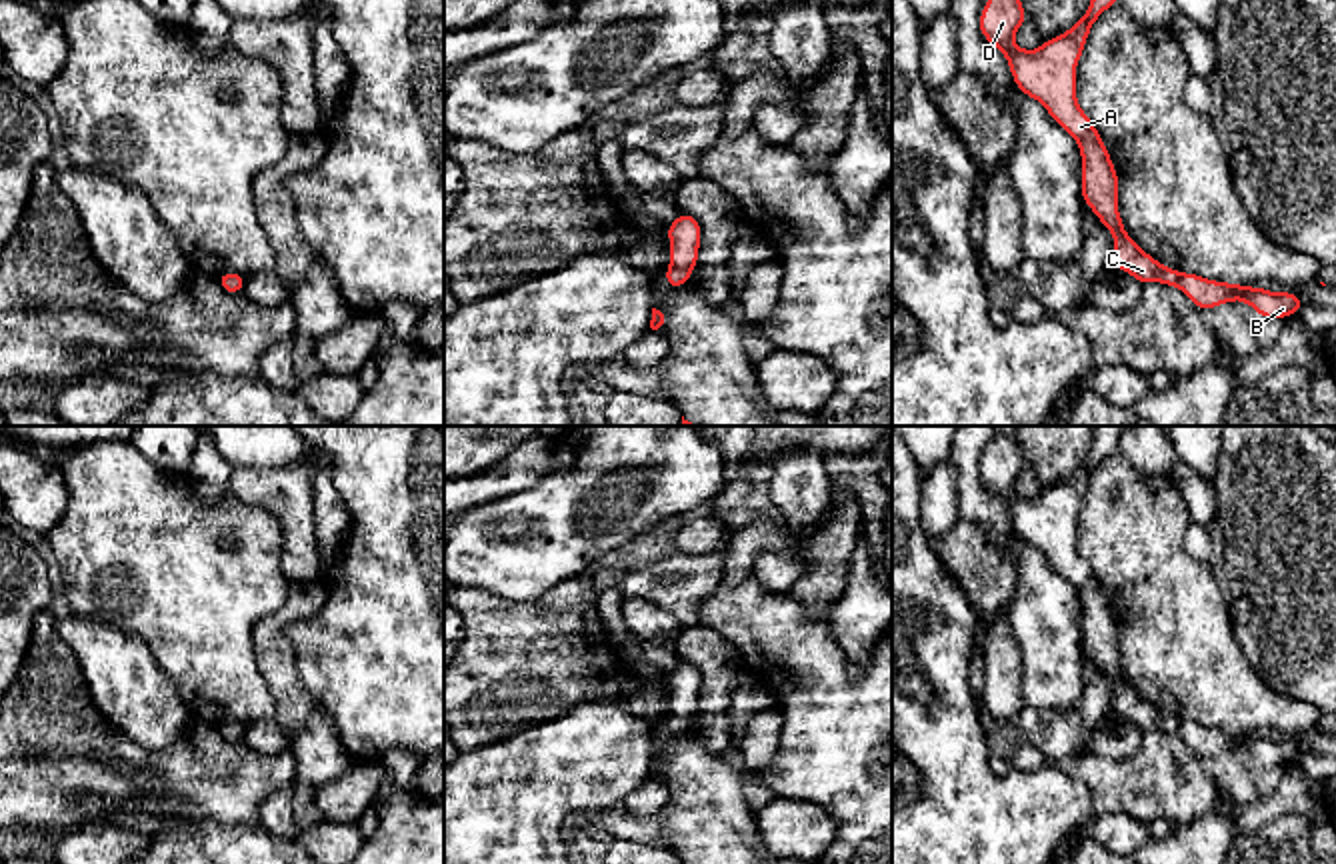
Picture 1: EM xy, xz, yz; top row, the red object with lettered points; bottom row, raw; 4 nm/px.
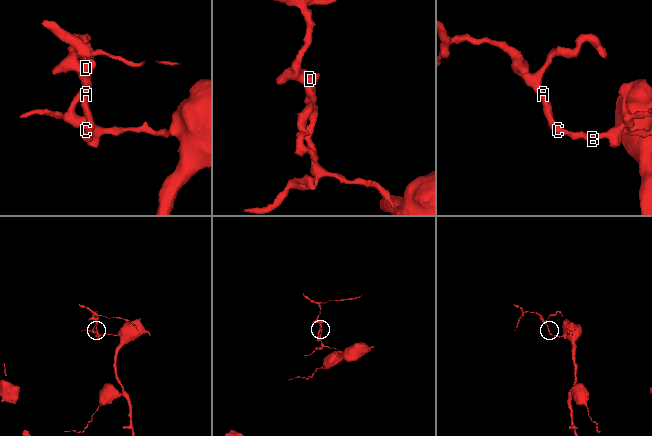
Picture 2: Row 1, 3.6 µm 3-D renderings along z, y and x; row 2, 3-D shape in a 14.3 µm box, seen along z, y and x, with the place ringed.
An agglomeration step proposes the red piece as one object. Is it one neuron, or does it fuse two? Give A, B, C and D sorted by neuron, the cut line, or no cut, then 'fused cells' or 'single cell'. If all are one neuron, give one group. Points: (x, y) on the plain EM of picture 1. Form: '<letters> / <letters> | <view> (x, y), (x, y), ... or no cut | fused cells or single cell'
A B C D | no cut | single cell

